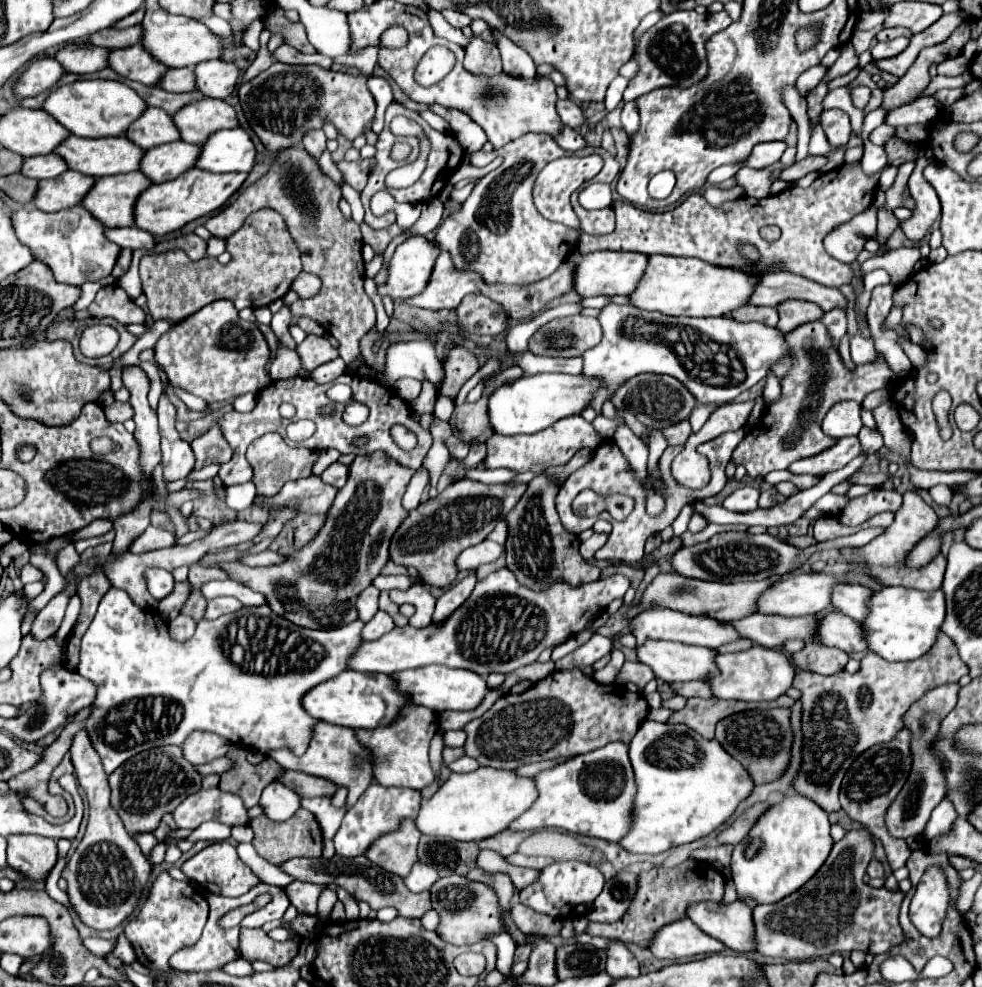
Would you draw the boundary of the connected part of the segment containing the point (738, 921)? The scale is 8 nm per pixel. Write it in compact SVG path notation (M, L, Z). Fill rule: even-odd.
M743 901L733 903L693 903L689 909L689 919L699 925L701 931L725 943L737 953L753 953L753 909Z

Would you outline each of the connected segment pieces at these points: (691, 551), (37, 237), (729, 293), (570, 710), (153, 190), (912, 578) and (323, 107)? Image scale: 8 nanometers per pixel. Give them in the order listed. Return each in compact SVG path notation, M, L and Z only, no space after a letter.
M727 531L713 535L705 543L695 543L691 547L681 545L671 557L671 571L681 573L683 577L693 577L701 581L721 581L721 583L735 583L735 581L761 581L771 575L791 575L801 569L797 563L801 549L783 543L769 533L751 535L739 531Z
M81 205L57 213L25 207L13 213L13 225L19 241L31 247L33 257L49 265L55 279L61 283L83 285L87 281L101 281L111 275L121 253L121 247L113 245L113 241L105 237L107 227L101 225L101 221L97 221L93 213L87 213L87 209Z
M653 255L645 277L631 295L635 307L645 311L661 311L663 315L687 315L687 317L717 317L727 315L749 303L753 289L757 289L759 275L737 271L731 267L711 265L701 259Z
M579 669L553 671L549 677L537 681L531 689L527 689L521 695L511 695L511 693L503 695L483 717L467 723L465 753L477 759L479 765L487 765L495 769L517 769L521 765L529 765L545 759L589 753L599 747L605 747L611 741L621 741L629 745L639 725L647 719L647 713L649 713L649 705L639 691L633 693L619 683L601 685L595 679L583 675Z
M191 169L173 181L159 183L143 191L135 205L135 223L137 227L153 235L167 235L167 233L179 231L187 223L221 209L231 199L231 195L239 191L245 179L247 179L247 173L219 173L217 175L203 169Z
M913 489L903 493L903 505L901 509L895 513L895 521L891 523L891 527L887 527L879 537L875 537L871 543L867 543L861 549L841 549L841 555L853 563L853 565L861 565L871 577L877 577L881 583L885 585L905 585L905 587L913 587L913 589L923 589L923 591L931 591L931 589L939 589L943 583L943 573L945 573L945 557L937 555L929 565L925 565L923 569L905 569L901 565L901 561L905 559L905 555L911 551L911 547L925 537L933 527L937 525L937 515L935 511L923 501L923 497L919 493L913 493Z
M273 63L267 71L241 83L239 99L253 131L269 151L299 145L307 131L323 129L325 123L335 125L335 129L349 141L365 133L367 143L375 145L377 135L371 129L365 131L365 125L371 123L377 109L375 99L367 89L367 79L369 77L363 73L341 73L317 65Z

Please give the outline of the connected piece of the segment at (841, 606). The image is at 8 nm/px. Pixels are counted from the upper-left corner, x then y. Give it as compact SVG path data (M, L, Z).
M837 585L833 591L833 607L839 609L841 613L853 617L855 621L863 621L865 619L865 601L869 601L869 597L875 591L871 591L865 585Z

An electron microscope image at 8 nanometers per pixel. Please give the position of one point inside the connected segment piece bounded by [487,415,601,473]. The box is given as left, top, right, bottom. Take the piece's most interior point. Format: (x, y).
(555, 445)

